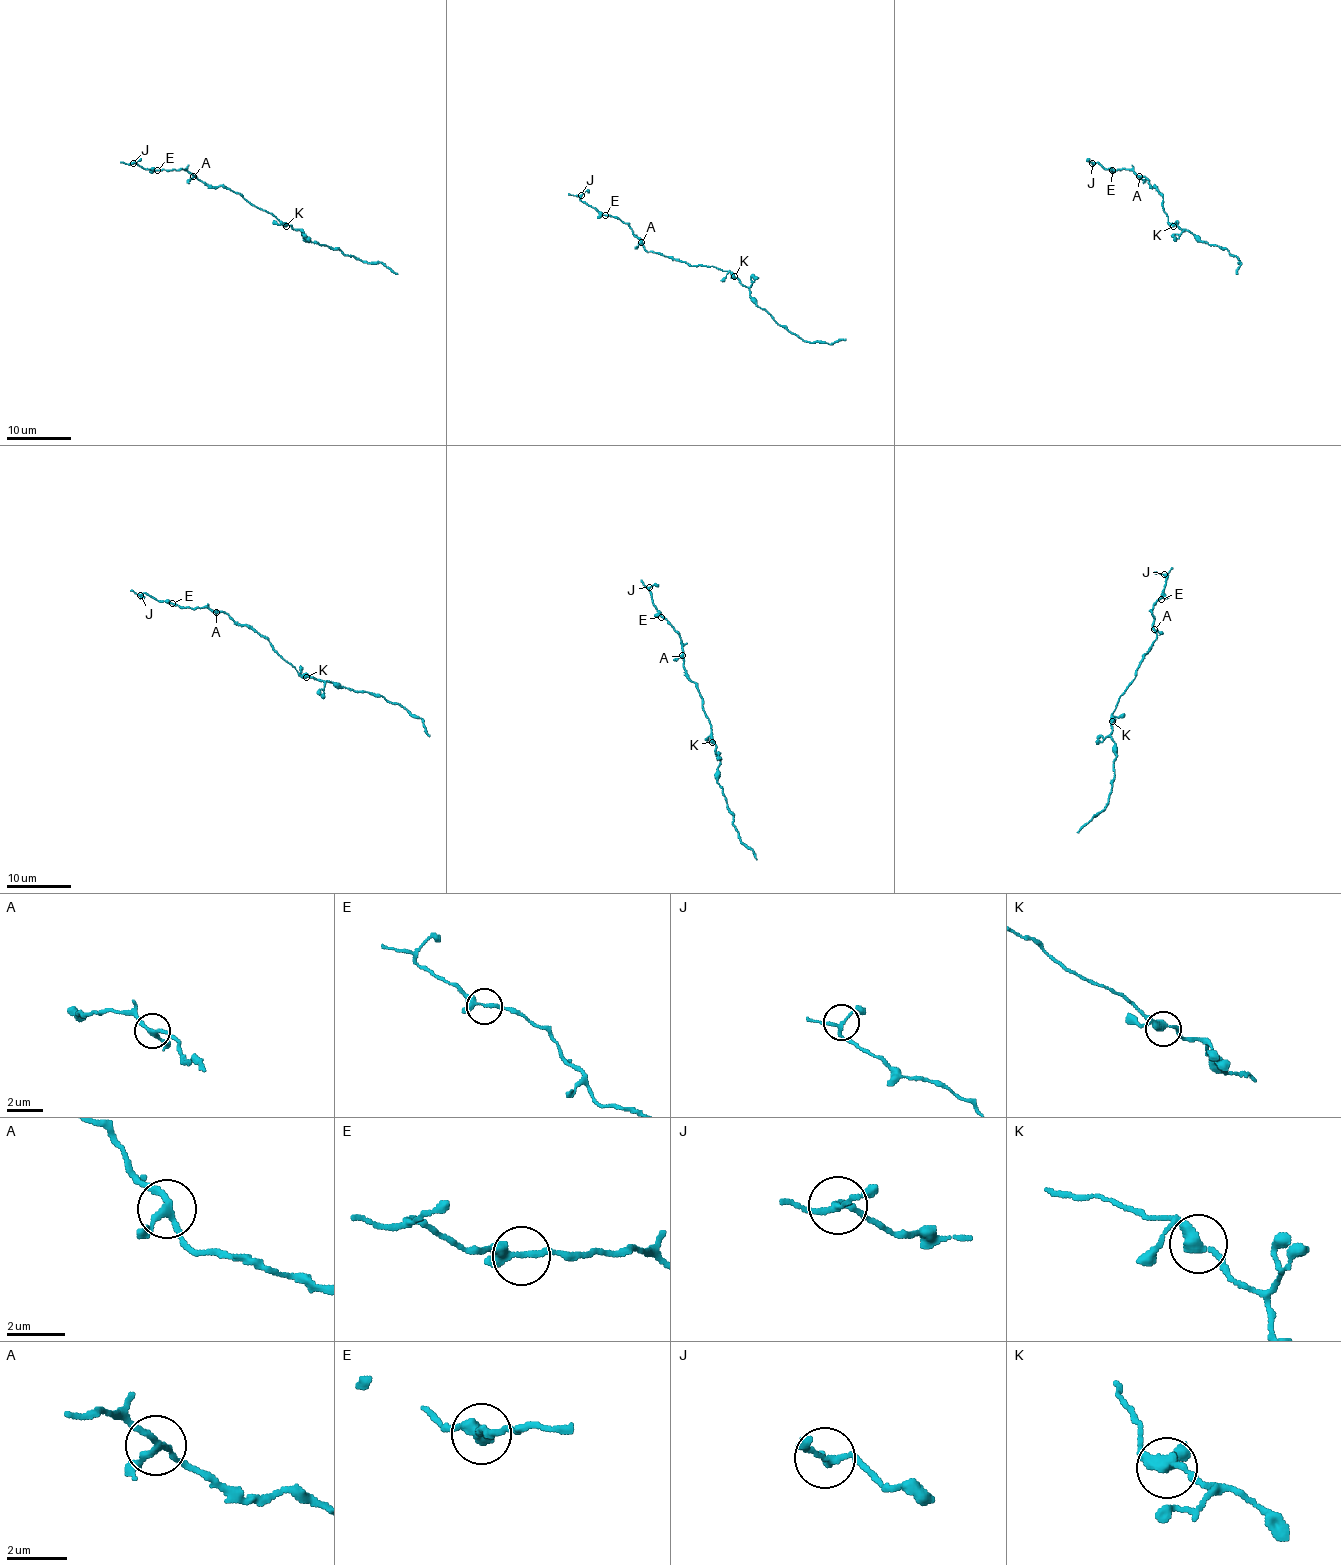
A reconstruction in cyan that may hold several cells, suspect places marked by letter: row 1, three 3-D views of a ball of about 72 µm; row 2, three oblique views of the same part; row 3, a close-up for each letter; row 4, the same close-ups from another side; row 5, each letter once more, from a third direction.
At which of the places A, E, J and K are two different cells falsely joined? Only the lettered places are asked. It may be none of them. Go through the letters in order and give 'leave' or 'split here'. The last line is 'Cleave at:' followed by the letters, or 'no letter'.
A: leave
E: leave
J: leave
K: leave
Cleave at: no letter

